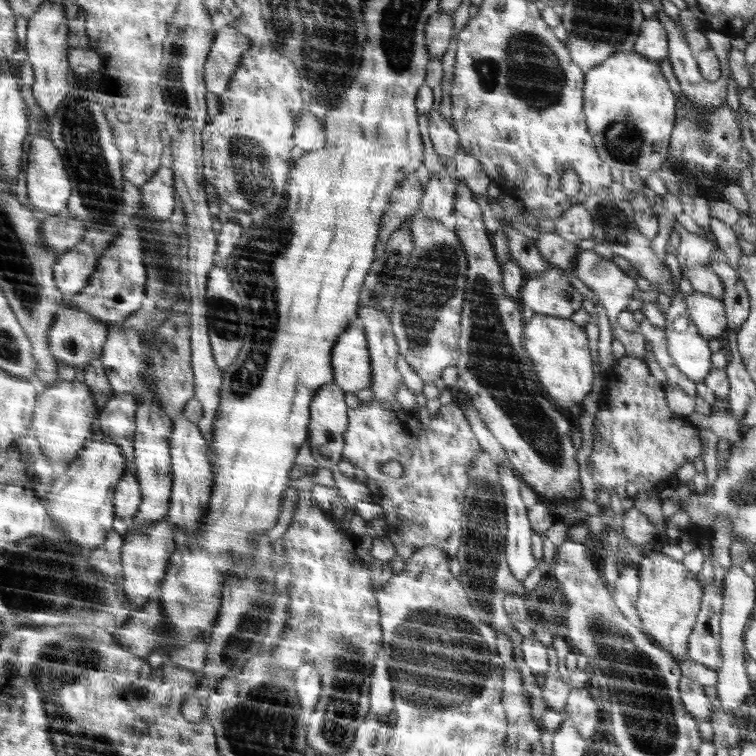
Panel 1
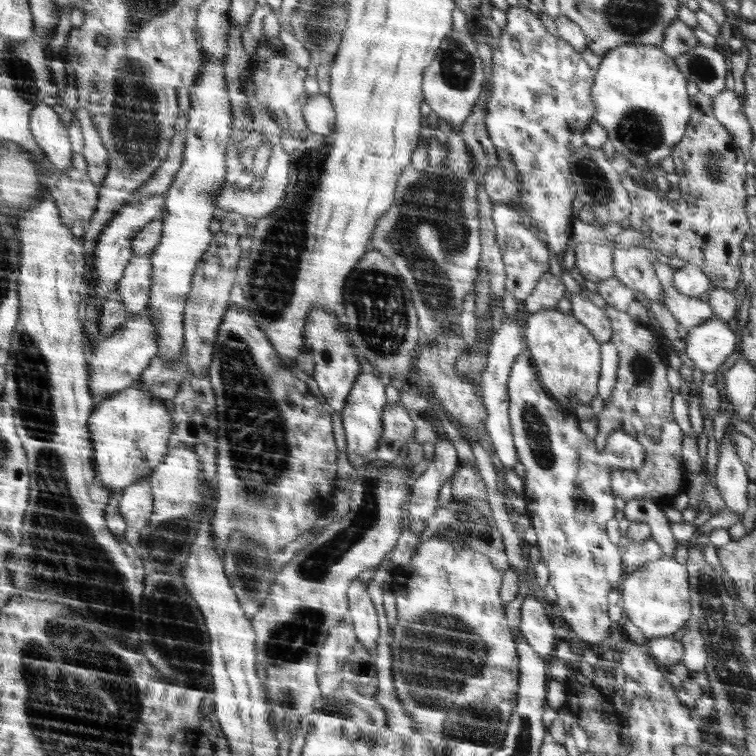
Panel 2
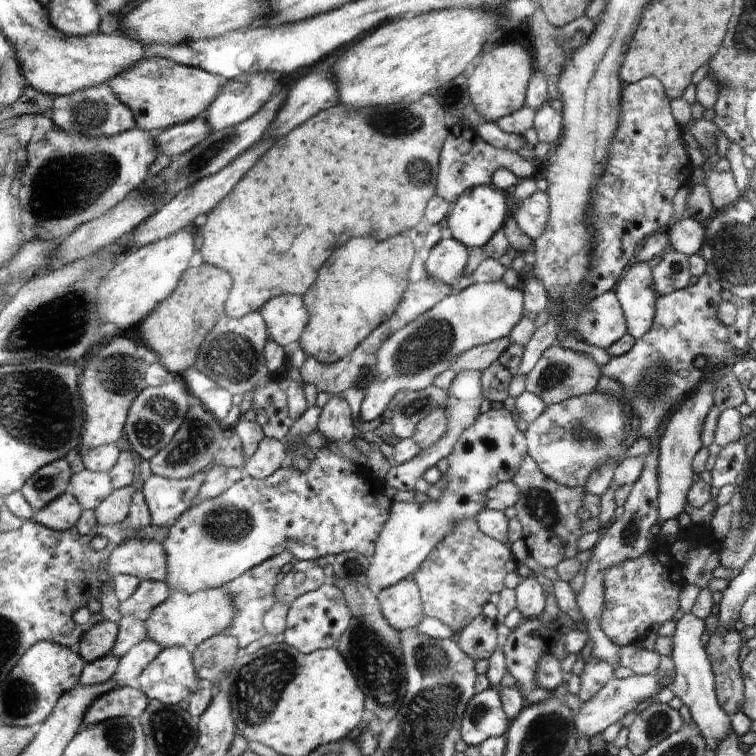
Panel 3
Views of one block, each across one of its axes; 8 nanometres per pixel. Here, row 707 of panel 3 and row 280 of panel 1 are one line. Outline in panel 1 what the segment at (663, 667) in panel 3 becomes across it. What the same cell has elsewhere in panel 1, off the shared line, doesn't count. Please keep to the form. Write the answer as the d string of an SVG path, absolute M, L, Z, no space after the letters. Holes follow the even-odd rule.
M581 250L577 266L570 270L599 298L614 333L618 317L636 292L636 280L624 274L614 262L602 262L593 250Z

